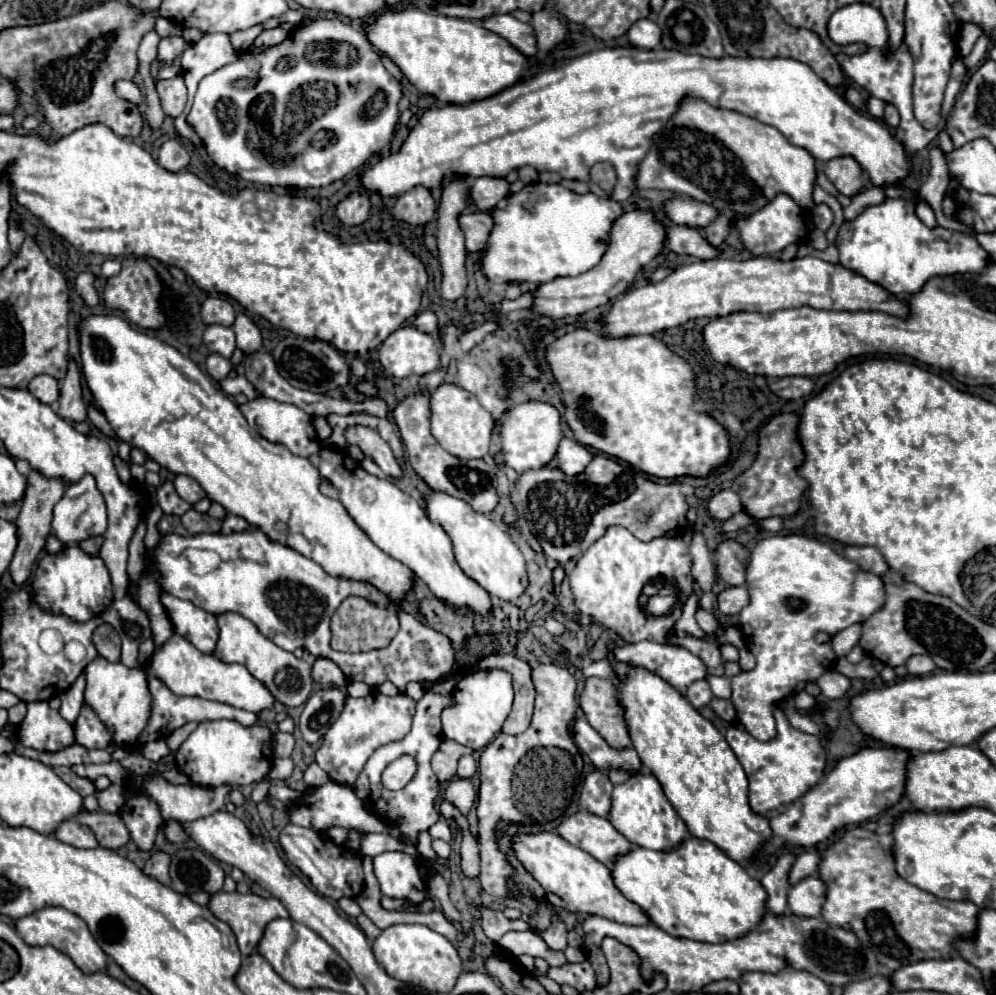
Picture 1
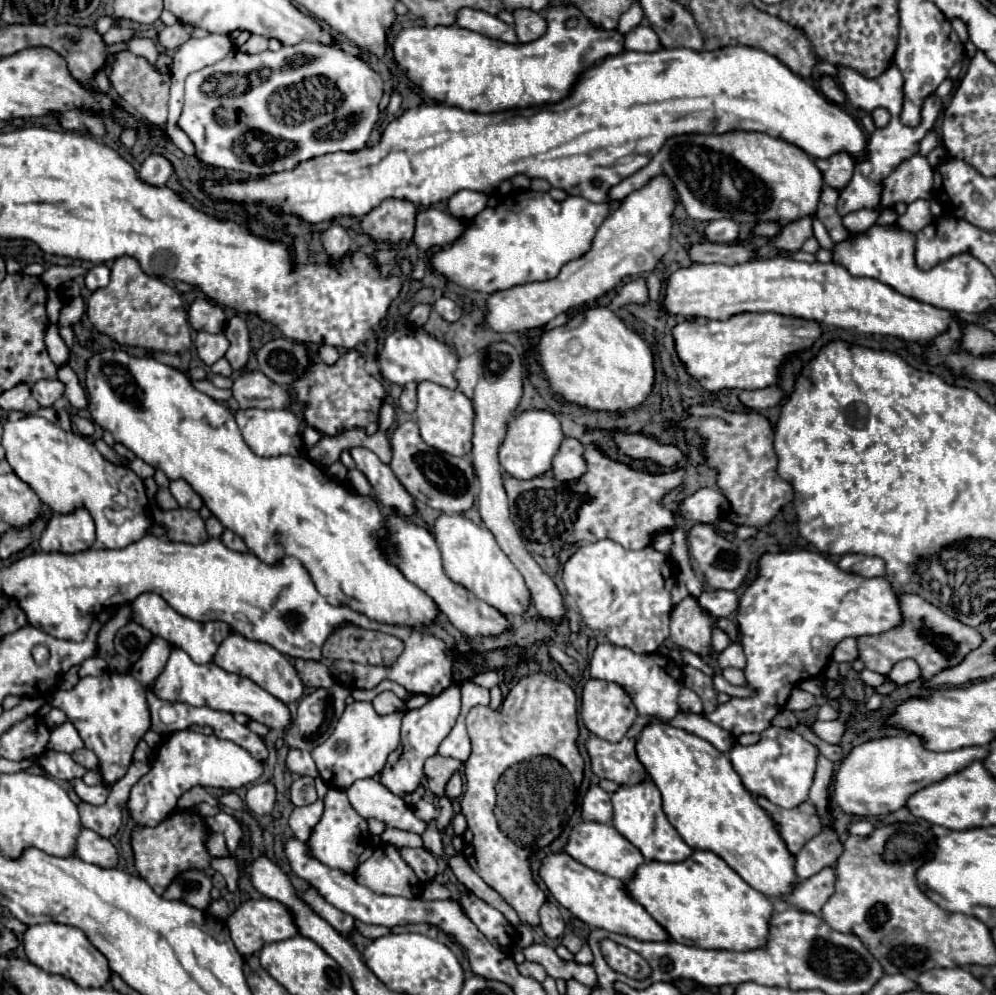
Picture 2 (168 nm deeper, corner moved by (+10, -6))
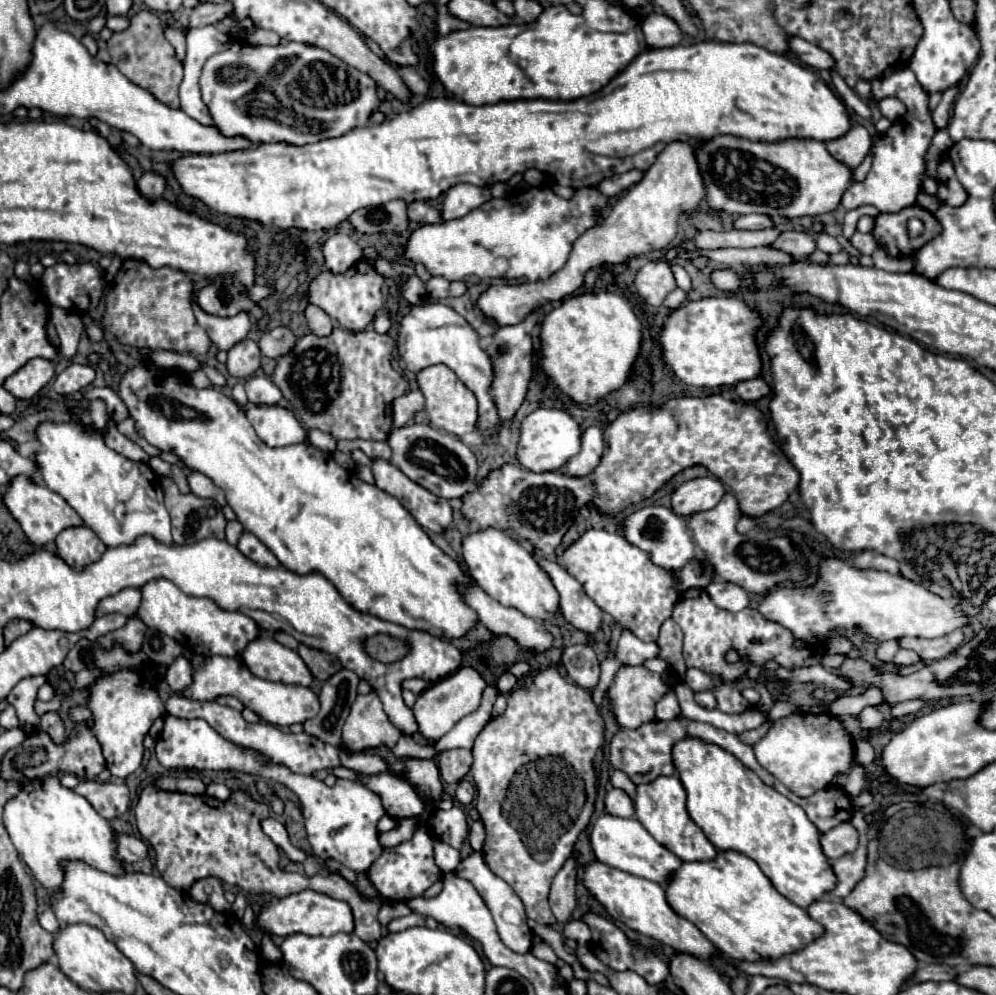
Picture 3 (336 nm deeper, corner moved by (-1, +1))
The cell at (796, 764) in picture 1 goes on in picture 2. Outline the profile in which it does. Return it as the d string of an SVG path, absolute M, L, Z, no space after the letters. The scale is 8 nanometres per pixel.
M769 727L761 733L761 739L755 745L739 745L735 743L729 751L729 759L733 769L739 773L743 785L753 795L763 795L779 807L793 809L809 799L809 789L815 777L819 751L807 739L803 739L793 729Z

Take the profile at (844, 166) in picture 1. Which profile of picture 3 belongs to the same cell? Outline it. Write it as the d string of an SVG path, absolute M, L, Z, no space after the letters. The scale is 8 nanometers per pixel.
M852 126L852 130L848 134L844 134L838 140L826 142L828 152L842 164L846 164L850 170L854 170L856 166L862 164L862 160L868 156L872 146L870 134L864 126Z

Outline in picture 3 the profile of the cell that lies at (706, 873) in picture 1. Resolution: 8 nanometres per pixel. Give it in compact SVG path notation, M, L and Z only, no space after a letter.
M736 850L718 852L718 856L708 862L682 862L666 884L666 900L678 916L690 920L722 954L728 954L730 958L744 958L750 962L756 958L780 958L780 954L800 950L800 946L806 946L812 938L822 934L818 922L814 922L800 906L784 898L752 858Z

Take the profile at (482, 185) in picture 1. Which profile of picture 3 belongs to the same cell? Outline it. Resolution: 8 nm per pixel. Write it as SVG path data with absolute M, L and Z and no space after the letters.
M460 184L452 186L448 194L444 194L444 204L442 204L442 220L456 220L474 210L476 206L482 206L492 198L488 188L482 186L472 186L472 184Z

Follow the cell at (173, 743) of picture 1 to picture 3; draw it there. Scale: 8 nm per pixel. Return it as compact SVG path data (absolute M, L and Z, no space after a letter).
M82 780L74 788L74 792L84 796L94 806L94 810L106 820L114 820L130 808L130 790L124 782L118 780L108 782Z

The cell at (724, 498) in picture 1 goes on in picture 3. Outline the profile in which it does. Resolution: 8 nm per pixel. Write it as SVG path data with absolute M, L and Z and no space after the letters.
M696 478L682 484L672 494L672 510L678 516L692 516L714 508L722 500L722 494L726 494L726 488L722 490L722 482L718 478Z

